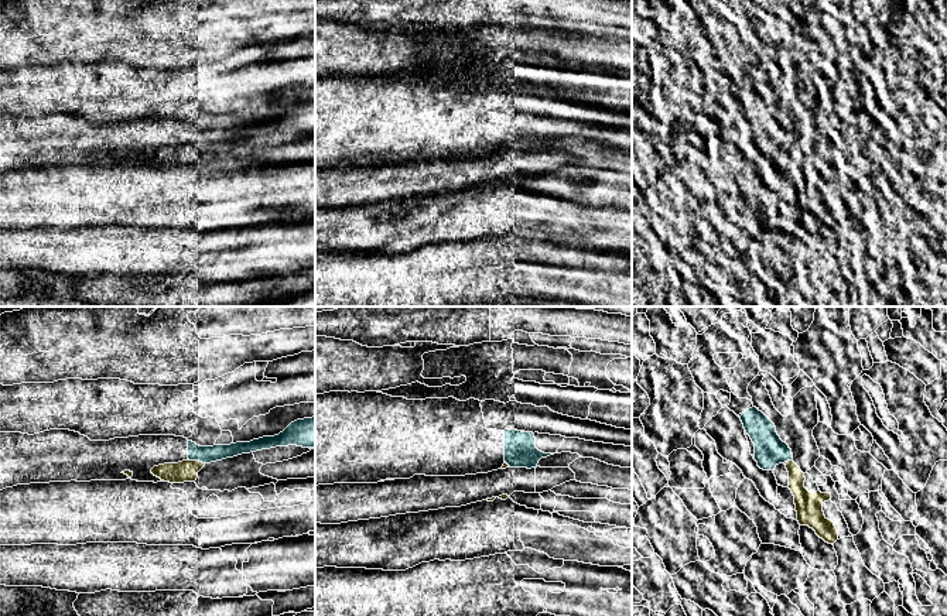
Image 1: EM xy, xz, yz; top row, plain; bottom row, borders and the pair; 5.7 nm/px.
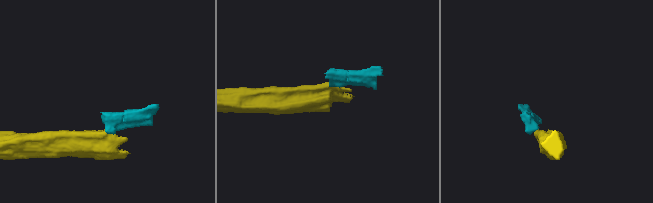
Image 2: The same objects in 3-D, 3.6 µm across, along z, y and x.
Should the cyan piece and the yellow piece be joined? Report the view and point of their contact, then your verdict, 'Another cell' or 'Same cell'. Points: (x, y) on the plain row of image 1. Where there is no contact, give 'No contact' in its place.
Touches cyan at xy (197, 143). Another cell

